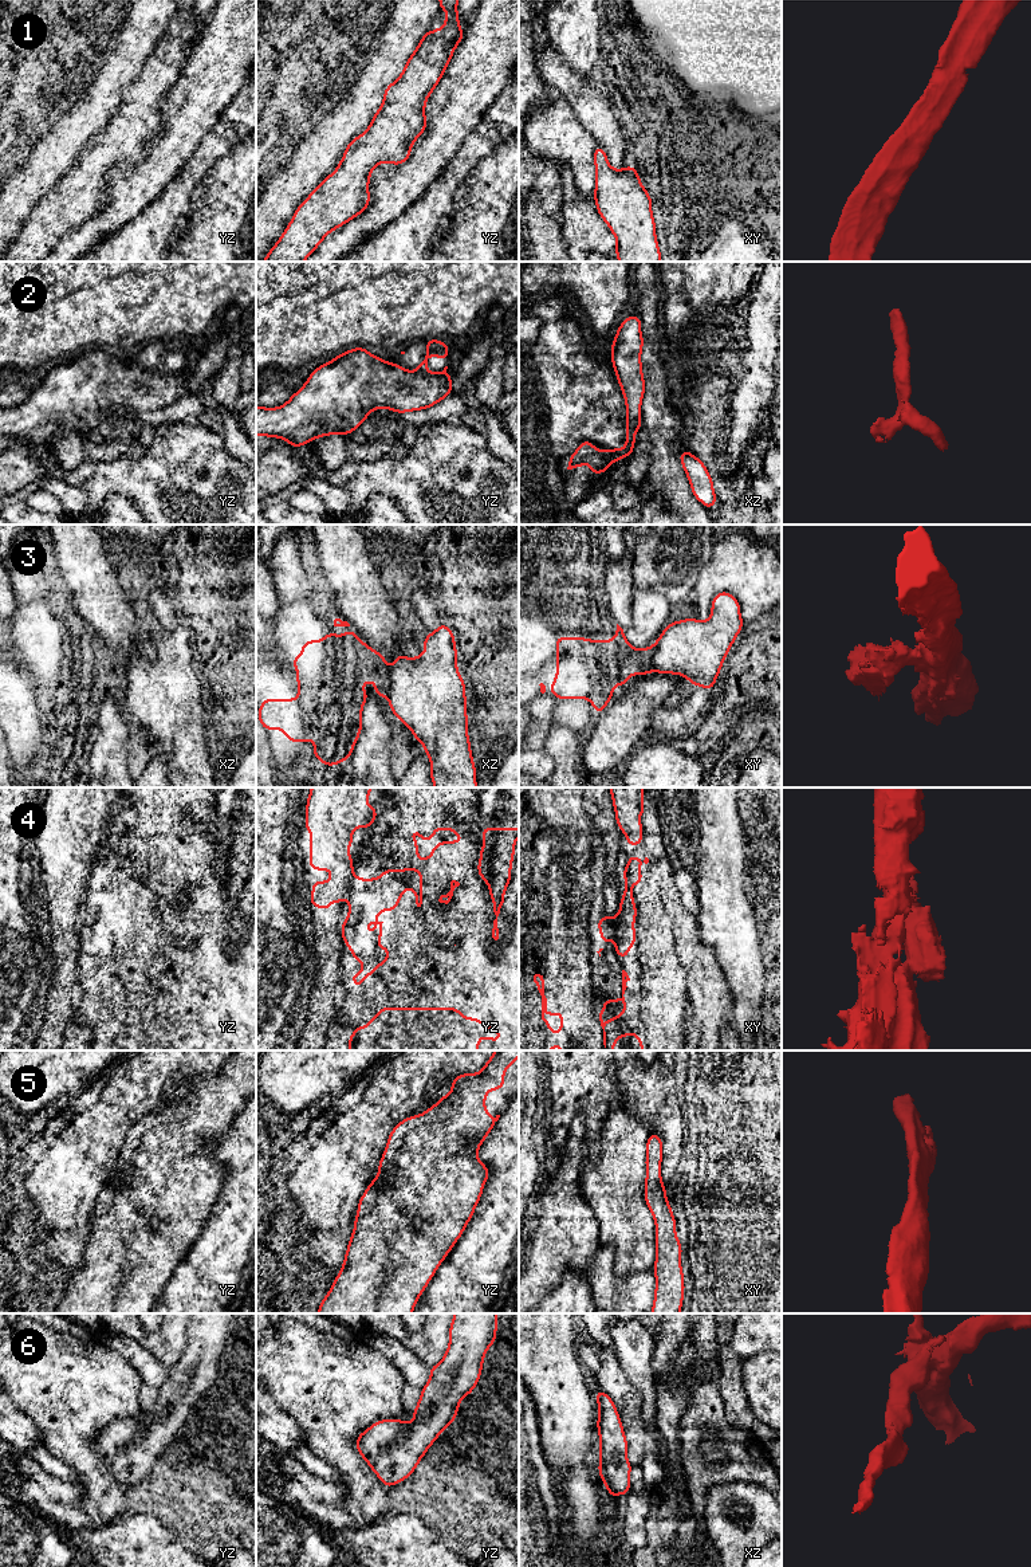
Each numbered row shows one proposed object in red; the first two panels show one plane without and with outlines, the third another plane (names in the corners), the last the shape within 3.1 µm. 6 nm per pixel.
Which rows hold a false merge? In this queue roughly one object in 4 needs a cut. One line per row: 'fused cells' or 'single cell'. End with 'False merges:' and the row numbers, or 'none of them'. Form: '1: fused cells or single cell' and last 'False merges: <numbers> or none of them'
1: single cell
2: fused cells
3: fused cells
4: fused cells
5: single cell
6: single cell
False merges: 2, 3, 4

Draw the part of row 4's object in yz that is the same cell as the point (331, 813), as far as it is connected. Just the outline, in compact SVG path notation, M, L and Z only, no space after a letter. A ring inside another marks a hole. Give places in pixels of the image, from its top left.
M311 788L306 806L306 825L310 830L310 859L312 871L328 869L330 881L312 881L310 906L328 910L332 902L343 904L345 895L353 879L353 857L346 851L351 848L353 829L370 828L377 818L377 808L367 806L366 798L371 796L371 788Z

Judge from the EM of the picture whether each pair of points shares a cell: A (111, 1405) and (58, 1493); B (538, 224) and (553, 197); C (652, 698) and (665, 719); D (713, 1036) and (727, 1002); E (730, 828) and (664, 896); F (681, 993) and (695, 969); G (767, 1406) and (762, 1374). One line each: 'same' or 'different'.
A: different
B: different
C: different
D: same
E: different
F: same
G: same

